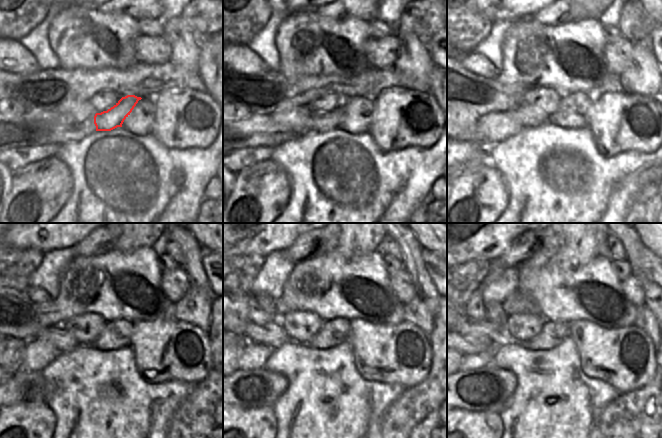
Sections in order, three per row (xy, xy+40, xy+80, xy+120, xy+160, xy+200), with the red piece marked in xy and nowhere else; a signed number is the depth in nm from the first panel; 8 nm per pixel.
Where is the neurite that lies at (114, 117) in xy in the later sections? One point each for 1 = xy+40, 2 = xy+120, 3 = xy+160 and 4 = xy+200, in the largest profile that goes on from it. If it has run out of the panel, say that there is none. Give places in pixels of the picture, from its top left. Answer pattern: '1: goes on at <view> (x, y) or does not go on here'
1: goes on at xy+40 (331, 120)
2: goes on at xy+120 (57, 336)
3: goes on at xy+160 (272, 334)
4: goes on at xy+200 (497, 335)

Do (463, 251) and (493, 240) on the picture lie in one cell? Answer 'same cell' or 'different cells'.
same cell

